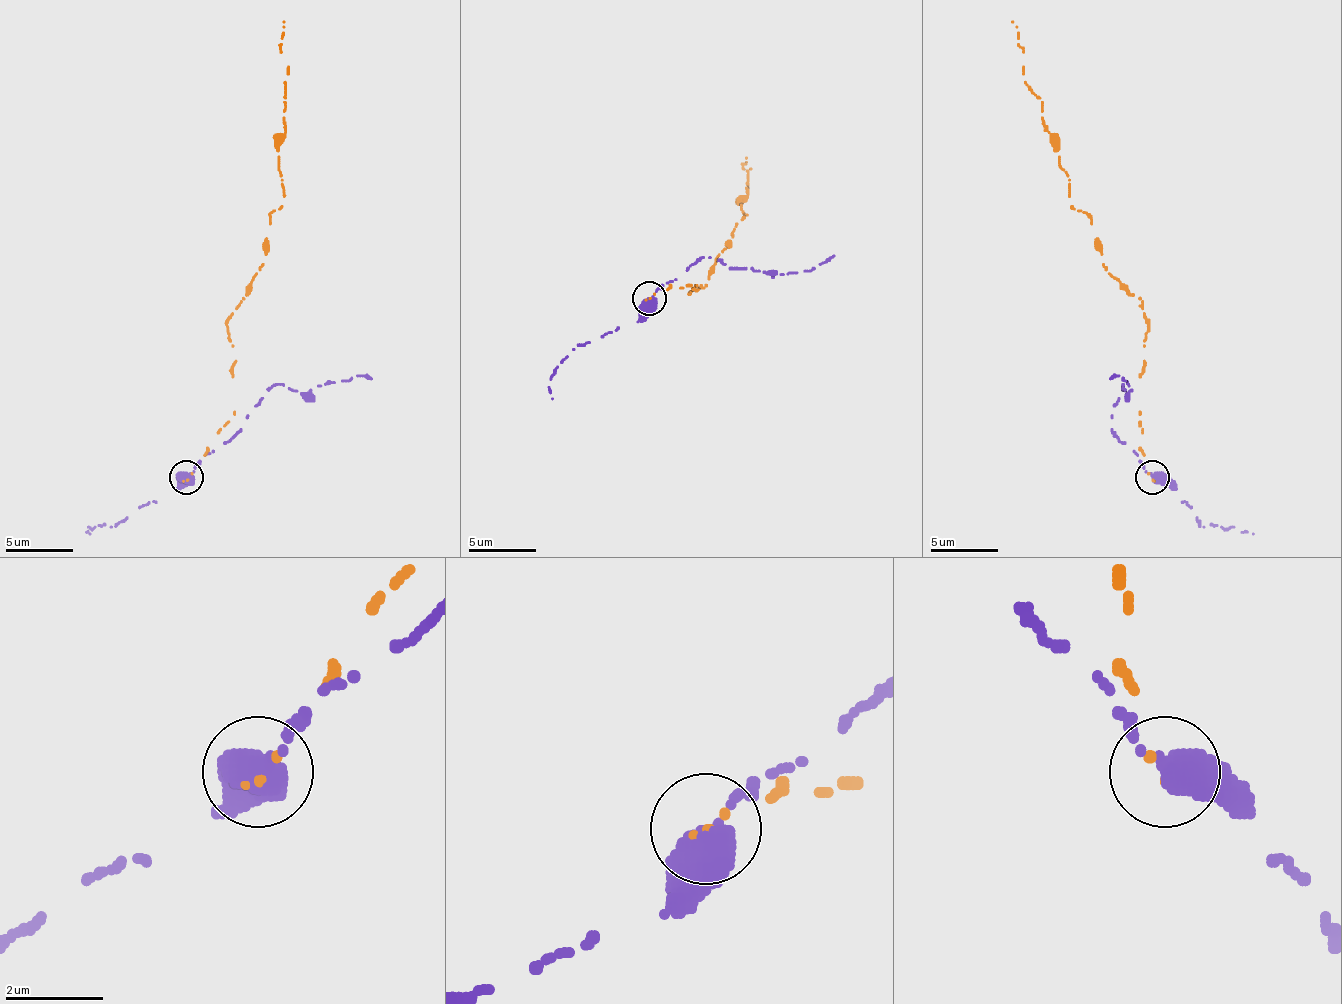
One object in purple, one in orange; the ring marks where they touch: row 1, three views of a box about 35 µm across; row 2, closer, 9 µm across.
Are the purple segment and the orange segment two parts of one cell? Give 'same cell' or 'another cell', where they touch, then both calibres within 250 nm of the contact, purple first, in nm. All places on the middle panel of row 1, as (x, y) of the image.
another cell; at (649, 298); 420 nm thick on the purple side, 100 nm on the other

